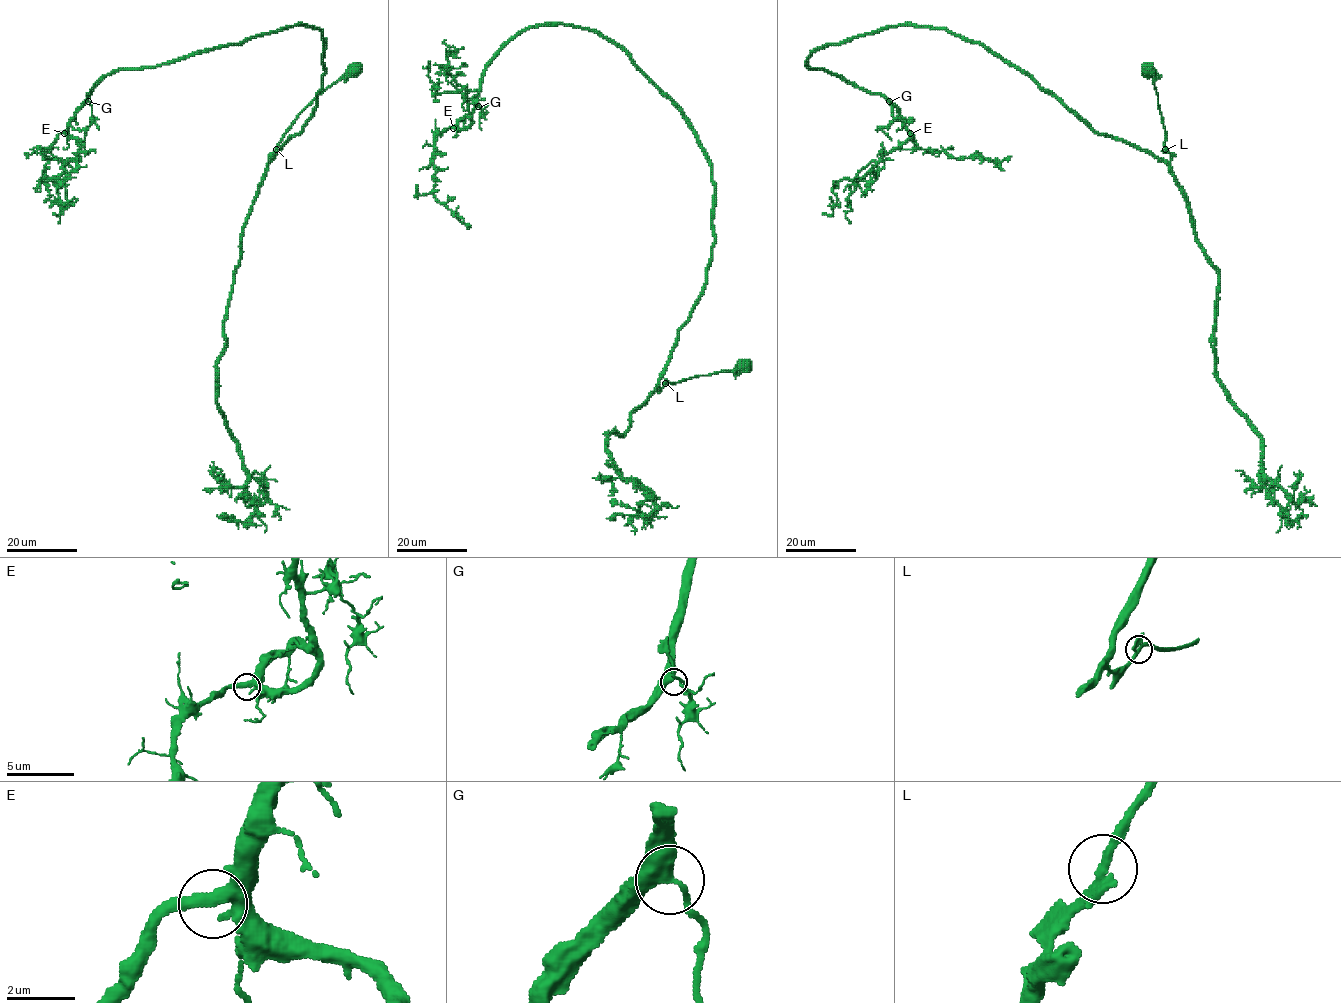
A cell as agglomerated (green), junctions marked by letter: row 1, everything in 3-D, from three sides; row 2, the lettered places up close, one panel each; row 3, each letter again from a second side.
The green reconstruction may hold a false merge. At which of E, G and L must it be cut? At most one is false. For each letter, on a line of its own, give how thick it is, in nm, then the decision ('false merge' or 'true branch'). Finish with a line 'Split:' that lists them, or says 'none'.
E: calibre 320 nm; true branch
G: calibre 400 nm; true branch
L: calibre 240 nm; true branch
Split: none

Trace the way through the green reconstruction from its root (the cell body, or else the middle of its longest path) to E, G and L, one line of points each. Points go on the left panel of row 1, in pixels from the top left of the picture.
E: (353, 73), (299, 115), (268, 163), (314, 112), (318, 29), (120, 67), (64, 133)
G: (353, 73), (299, 115), (268, 163), (314, 112), (324, 75), (318, 29), (290, 25), (120, 67), (88, 101)
L: (353, 73), (327, 87), (299, 115), (276, 149)

